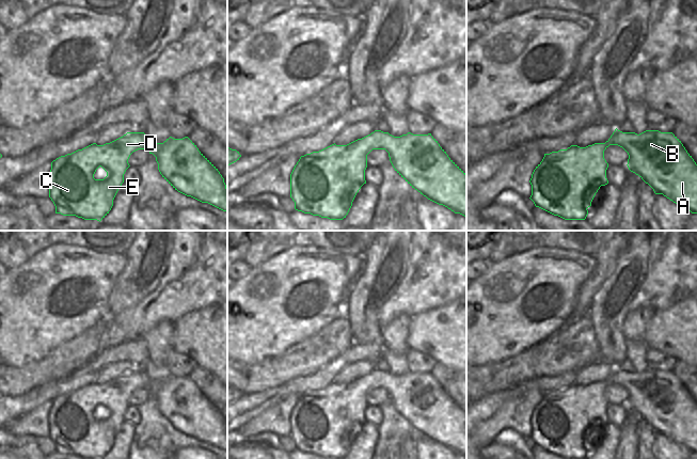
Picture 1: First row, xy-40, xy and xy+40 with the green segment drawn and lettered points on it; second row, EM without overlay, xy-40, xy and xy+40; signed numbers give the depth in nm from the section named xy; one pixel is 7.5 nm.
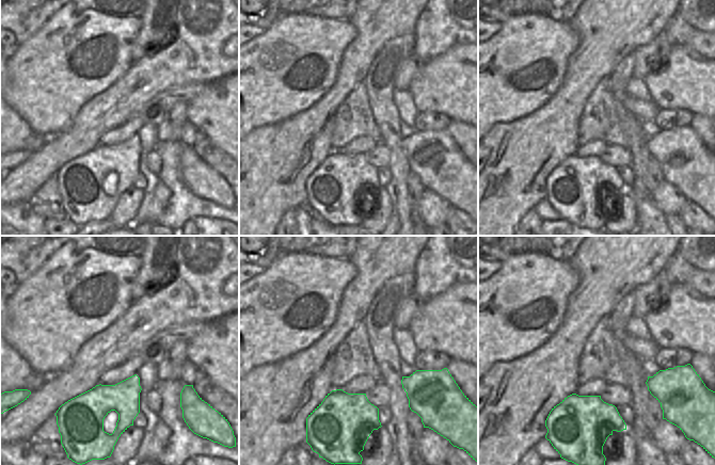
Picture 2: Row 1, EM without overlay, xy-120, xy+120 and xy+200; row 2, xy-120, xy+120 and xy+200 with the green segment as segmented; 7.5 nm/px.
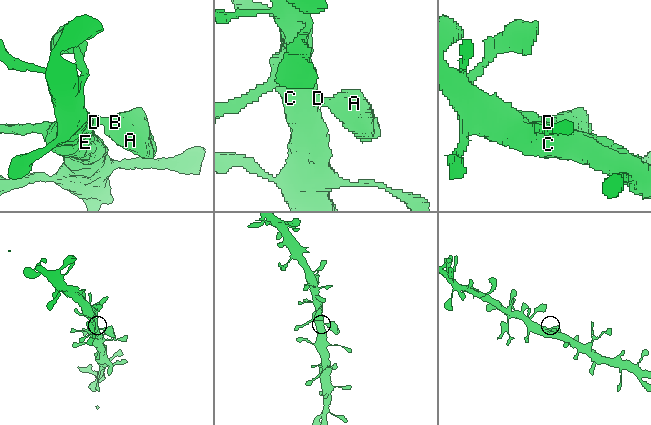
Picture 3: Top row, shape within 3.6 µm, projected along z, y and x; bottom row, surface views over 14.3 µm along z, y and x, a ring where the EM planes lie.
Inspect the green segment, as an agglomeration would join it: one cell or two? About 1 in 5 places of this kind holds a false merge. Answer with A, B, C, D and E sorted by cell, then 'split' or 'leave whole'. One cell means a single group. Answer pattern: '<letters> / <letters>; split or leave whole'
A B C D E; leave whole

